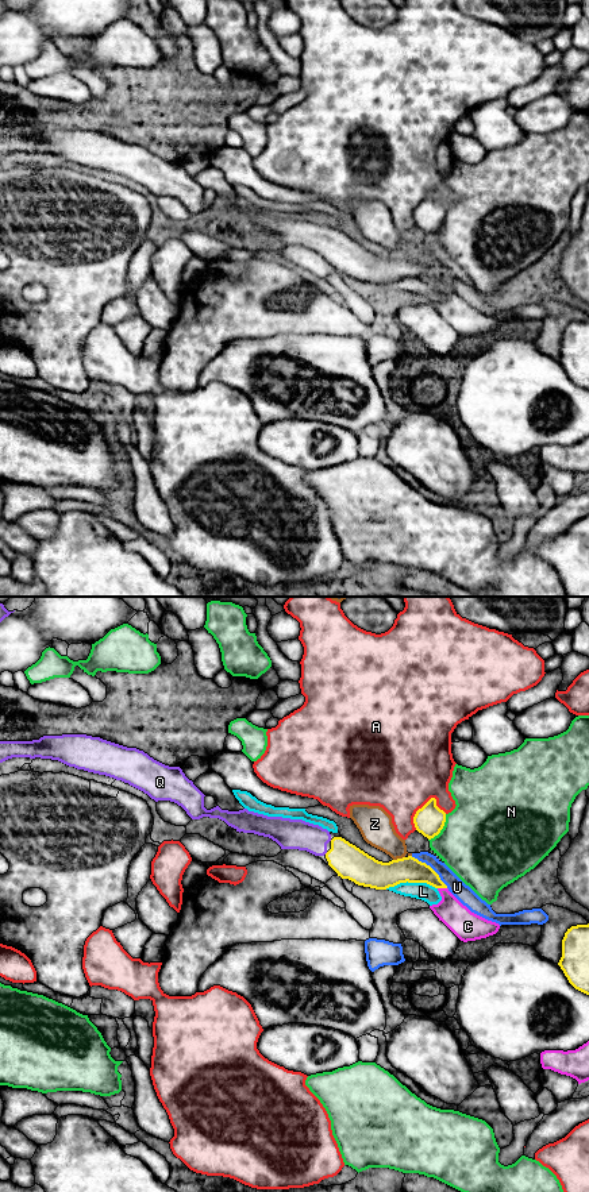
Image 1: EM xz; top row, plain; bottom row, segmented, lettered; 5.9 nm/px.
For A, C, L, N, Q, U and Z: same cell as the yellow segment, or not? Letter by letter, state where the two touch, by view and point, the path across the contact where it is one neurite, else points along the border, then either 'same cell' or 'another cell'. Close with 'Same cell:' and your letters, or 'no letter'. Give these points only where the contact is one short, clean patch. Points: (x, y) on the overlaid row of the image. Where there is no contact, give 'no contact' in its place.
A: contact xz (416, 811); another cell
C: contact xz (442, 887); another cell
L: contact xz (411, 882); another cell
N: contact xz (442, 828); another cell
Q: no contact; same cell
U: contact xz (431, 868); another cell
Z: contact xz (399, 859); another cell
Same cell: Q

